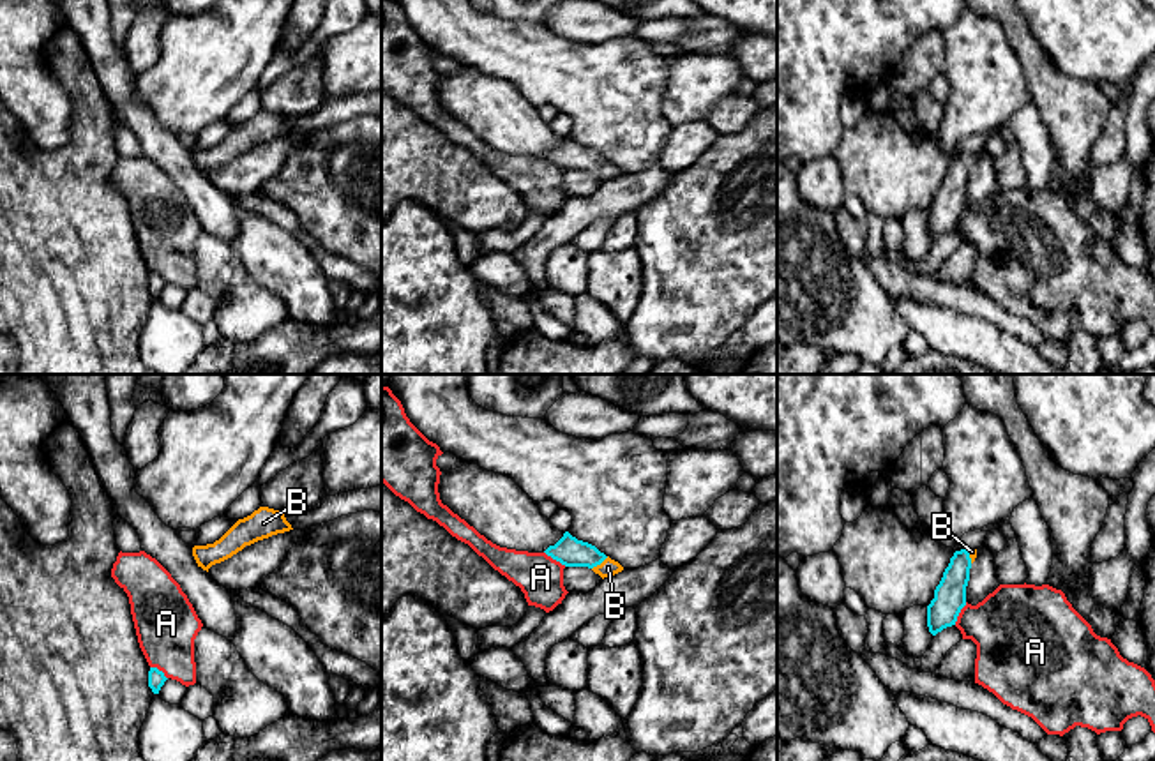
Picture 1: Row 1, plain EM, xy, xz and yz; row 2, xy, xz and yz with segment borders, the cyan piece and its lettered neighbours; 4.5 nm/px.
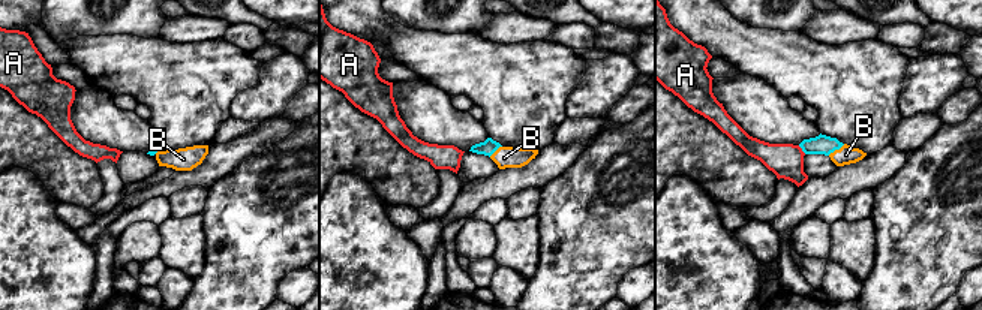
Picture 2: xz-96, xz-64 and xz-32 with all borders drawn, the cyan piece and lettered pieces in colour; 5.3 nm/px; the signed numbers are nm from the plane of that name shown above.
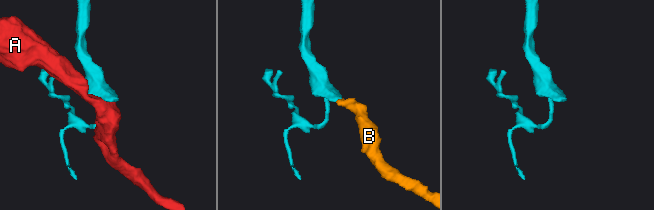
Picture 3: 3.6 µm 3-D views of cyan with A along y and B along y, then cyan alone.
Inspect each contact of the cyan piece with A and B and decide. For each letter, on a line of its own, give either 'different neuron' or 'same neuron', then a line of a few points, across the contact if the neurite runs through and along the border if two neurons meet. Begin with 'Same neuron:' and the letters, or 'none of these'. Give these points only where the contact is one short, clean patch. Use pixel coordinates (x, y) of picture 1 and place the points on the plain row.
Same neuron: B
A: different neuron
B: same neuron | xz (569, 156), (588, 159), (599, 168), (608, 172)

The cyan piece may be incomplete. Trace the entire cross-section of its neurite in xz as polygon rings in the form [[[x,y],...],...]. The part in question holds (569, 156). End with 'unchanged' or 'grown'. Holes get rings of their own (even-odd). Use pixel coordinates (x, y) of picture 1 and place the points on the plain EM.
[[[569,136],[544,157],[565,171],[588,171],[602,184],[623,175],[618,166],[600,157],[595,150],[578,145]]]; grown

